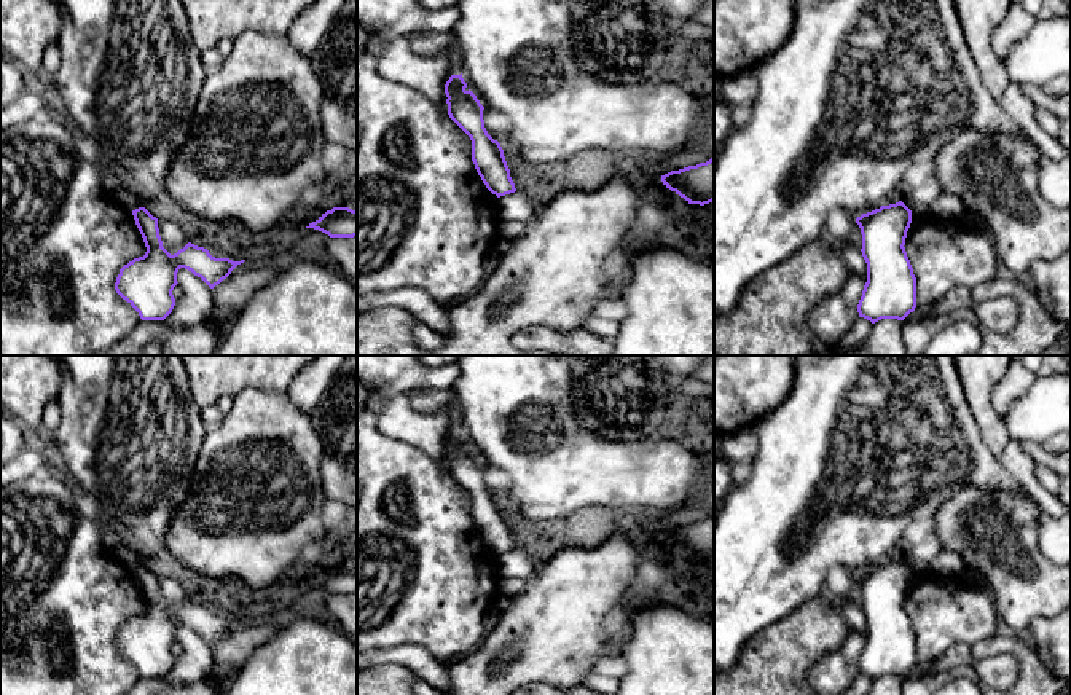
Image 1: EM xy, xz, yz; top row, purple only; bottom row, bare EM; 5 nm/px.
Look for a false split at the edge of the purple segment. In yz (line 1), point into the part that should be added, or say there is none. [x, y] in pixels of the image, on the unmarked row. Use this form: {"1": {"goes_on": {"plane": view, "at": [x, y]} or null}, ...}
{"1": {"goes_on": null}}

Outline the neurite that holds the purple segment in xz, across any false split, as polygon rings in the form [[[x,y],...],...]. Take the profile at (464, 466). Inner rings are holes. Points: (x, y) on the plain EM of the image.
[[[451,432],[445,442],[448,472],[470,494],[472,518],[486,545],[497,555],[515,550],[504,507],[494,497],[483,477],[484,464],[467,445],[461,432]]]

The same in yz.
[[[899,558],[862,571],[856,580],[867,620],[859,674],[872,681],[881,676],[904,677],[916,665],[916,634],[904,604],[912,567]]]

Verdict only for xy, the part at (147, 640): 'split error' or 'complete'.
complete

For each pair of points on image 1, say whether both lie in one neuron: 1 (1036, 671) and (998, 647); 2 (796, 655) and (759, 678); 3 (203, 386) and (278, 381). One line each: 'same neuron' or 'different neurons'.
1: same neuron
2: same neuron
3: same neuron

